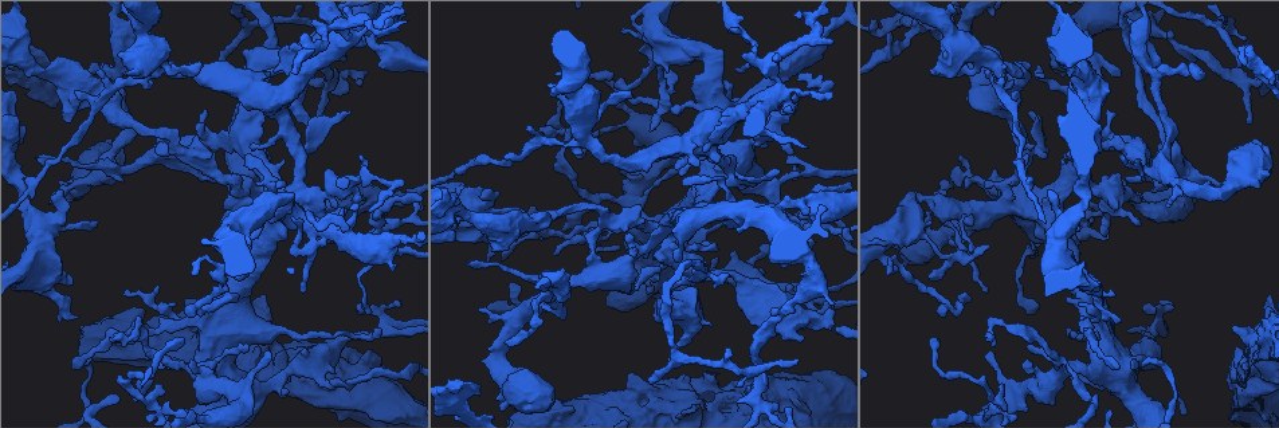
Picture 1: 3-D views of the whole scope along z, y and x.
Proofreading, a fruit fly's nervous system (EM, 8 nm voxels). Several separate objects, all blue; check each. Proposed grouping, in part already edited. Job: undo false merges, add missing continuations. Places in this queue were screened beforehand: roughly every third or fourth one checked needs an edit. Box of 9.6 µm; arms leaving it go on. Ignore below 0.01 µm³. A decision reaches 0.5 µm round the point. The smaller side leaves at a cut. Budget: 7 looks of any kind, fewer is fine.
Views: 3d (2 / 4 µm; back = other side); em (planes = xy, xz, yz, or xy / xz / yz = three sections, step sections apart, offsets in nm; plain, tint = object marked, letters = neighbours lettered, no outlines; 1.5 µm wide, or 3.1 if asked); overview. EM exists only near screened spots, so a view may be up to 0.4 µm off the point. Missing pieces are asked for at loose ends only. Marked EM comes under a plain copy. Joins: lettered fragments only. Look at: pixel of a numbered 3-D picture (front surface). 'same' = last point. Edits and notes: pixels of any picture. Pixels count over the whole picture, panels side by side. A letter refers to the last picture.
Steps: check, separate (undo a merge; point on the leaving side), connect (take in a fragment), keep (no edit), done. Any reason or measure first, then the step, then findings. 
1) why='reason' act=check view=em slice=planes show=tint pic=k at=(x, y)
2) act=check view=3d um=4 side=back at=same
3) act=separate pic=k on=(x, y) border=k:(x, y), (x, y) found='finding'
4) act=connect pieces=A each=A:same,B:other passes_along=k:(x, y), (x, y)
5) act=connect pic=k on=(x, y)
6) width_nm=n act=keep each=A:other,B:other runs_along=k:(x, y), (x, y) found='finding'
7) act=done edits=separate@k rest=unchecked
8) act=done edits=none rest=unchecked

why='calibre changes' act=check view=em slice=xz step=4 show=letters pic=1 at=(731, 271)

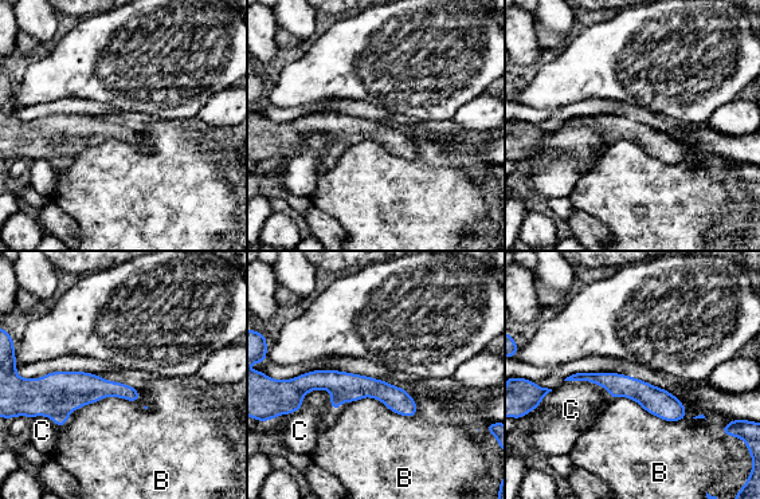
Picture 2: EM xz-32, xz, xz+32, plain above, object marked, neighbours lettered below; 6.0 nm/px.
act=keep each=B:other,C:other runs_along=2:(297, 392), (371, 386), (414, 409) found='one cell here'

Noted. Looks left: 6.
act=check view=3d um=2 pic=1 at=(796, 362)

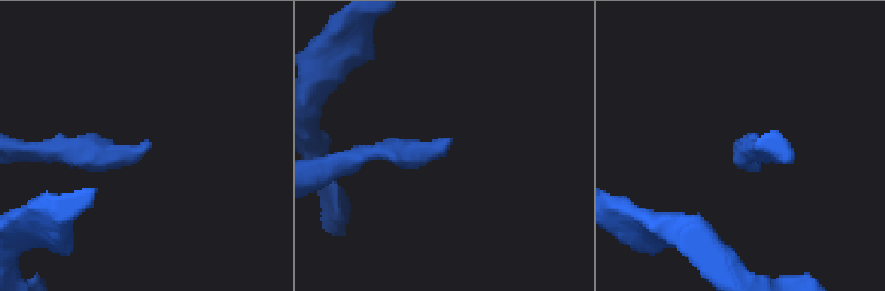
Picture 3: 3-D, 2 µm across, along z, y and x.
why='shape alone is not enough' act=check view=em slice=planes show=letters pic=3 at=(446, 139)

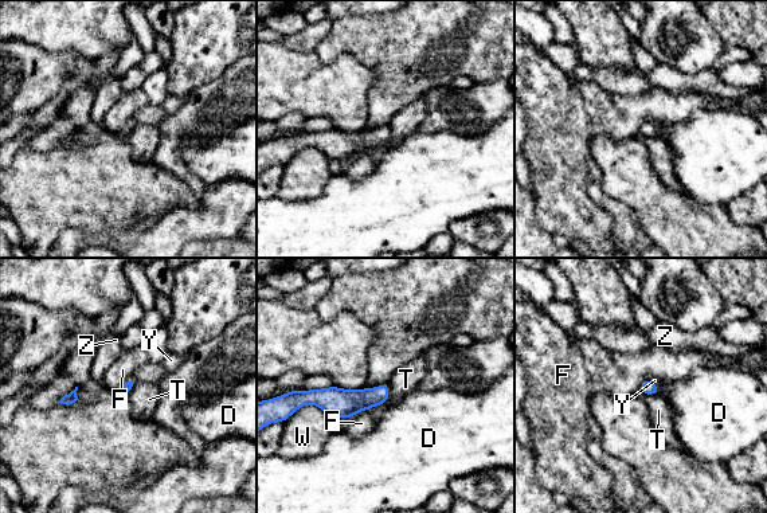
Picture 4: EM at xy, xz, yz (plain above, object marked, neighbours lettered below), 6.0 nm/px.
act=connect pieces=Y each=D:other,F:other,T:other,W:other,Y:same,Z:other passes_along=4:(345, 403), (387, 399), (391, 400) found='it goes on there'

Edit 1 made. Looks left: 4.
act=check view=overview

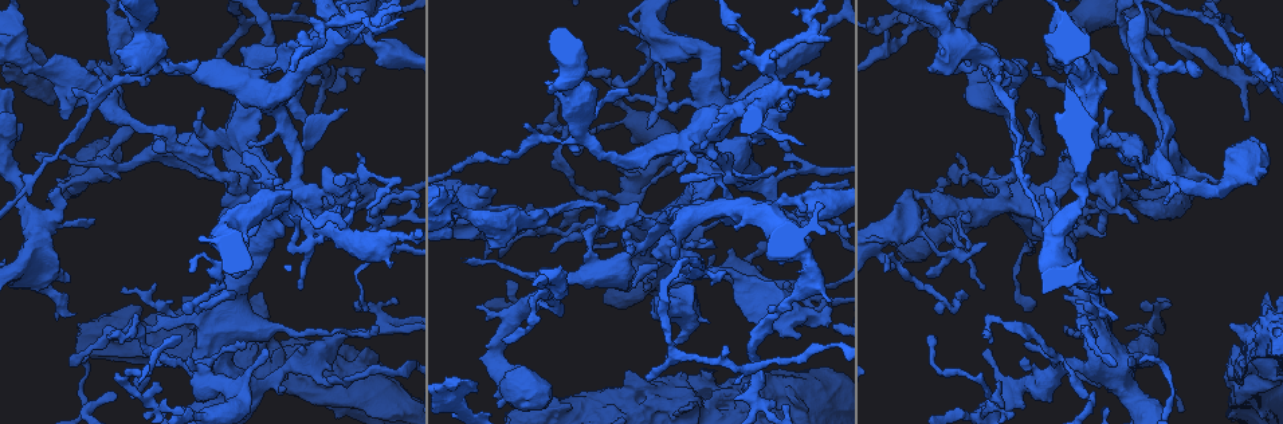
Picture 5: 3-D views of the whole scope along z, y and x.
why='an open end' act=check view=em slice=planes show=tint pic=5 at=(1230, 323)

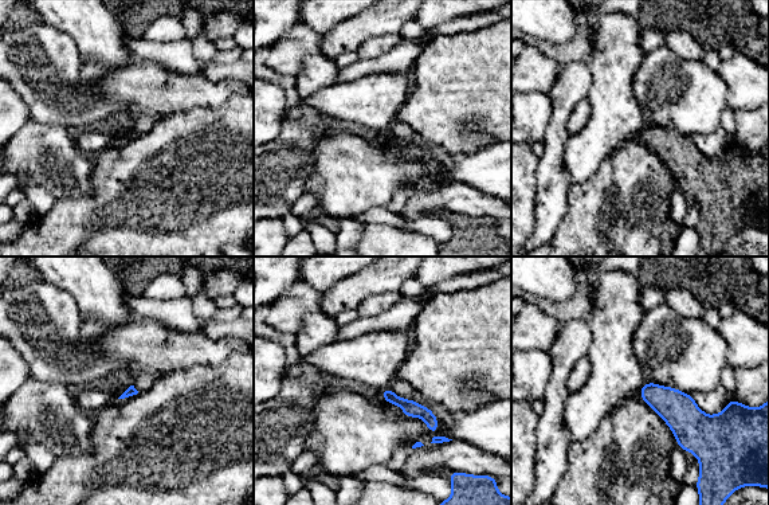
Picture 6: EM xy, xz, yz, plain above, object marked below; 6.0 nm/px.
why='see the neighbours' act=check view=em slice=planes show=letters at=same

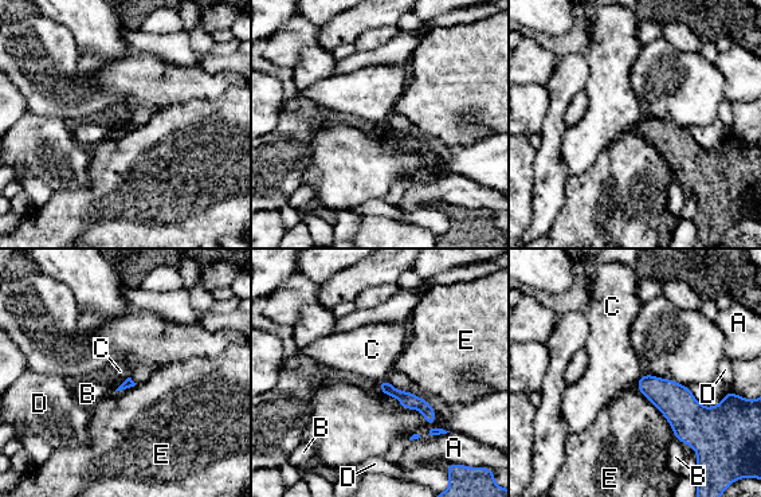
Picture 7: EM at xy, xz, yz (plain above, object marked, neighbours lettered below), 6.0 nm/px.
act=keep each=A:other,B:other,C:other,D:other,E:other border=7:(129, 376), (114, 390) found='no lettered fragment goes on from it'

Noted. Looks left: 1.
act=done edits=connect@4 rest=unchecked

